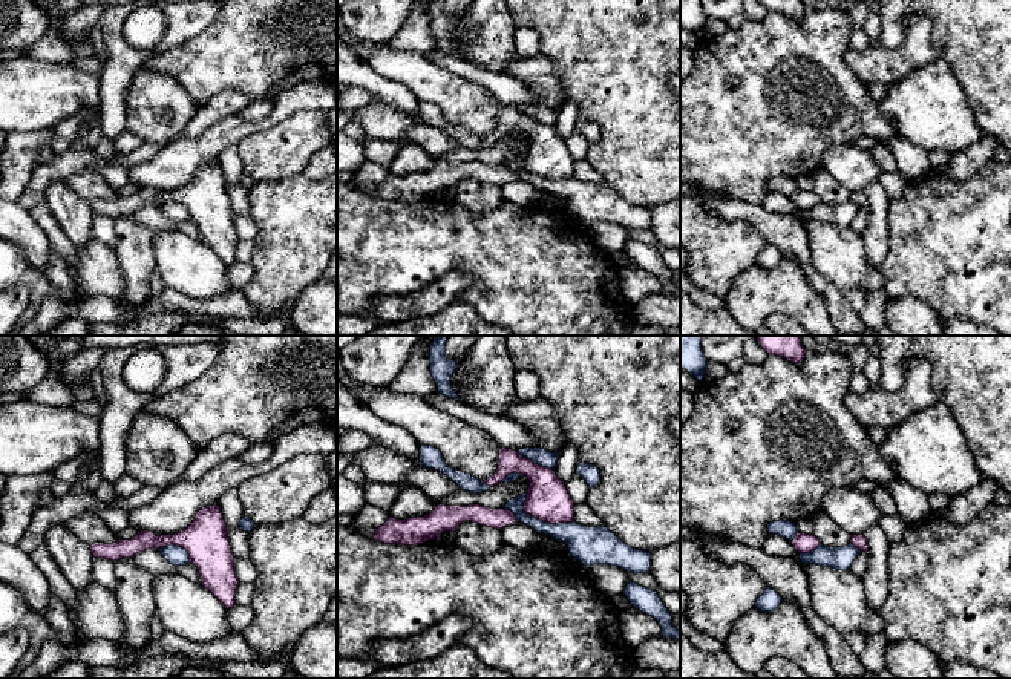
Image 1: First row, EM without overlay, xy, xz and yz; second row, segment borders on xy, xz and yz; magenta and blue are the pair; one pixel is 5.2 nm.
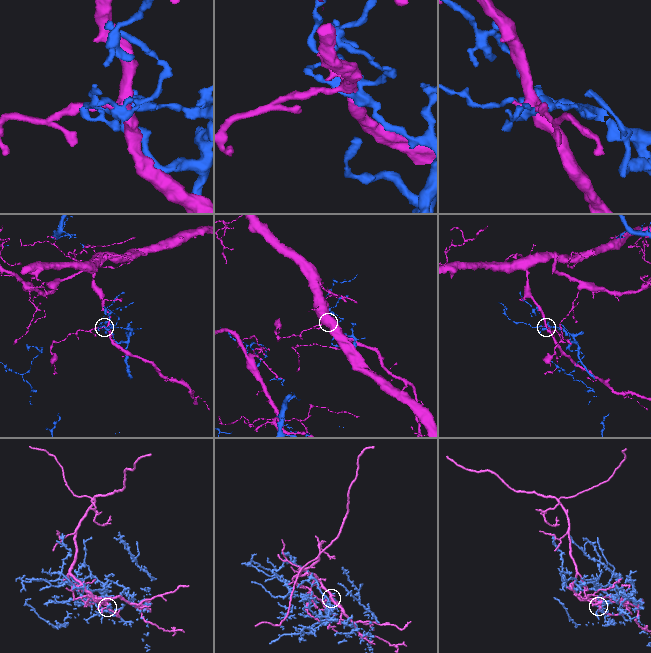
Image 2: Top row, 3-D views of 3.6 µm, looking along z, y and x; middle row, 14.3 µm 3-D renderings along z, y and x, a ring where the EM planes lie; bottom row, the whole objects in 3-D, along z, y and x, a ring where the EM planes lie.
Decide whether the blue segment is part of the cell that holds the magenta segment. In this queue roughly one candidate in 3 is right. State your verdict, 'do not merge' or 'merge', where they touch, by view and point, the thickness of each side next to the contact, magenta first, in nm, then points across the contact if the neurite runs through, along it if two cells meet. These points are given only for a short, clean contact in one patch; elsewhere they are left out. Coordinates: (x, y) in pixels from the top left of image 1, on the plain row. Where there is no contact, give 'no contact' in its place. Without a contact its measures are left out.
do not merge | xz (541, 175) | 220/170 nm

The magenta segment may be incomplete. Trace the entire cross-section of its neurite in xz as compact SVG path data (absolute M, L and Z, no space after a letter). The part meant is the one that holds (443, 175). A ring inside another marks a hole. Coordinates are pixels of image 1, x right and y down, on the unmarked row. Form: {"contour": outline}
{"contour": "M440 161L424 173L407 176L389 173L381 184L375 185L372 196L384 201L423 201L429 196L435 196L443 189L455 189L463 178L473 178L501 187L518 176L515 170L506 164L490 166L481 161Z"}

